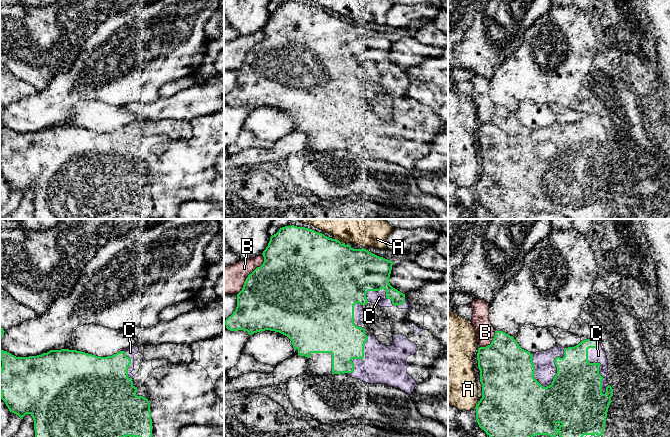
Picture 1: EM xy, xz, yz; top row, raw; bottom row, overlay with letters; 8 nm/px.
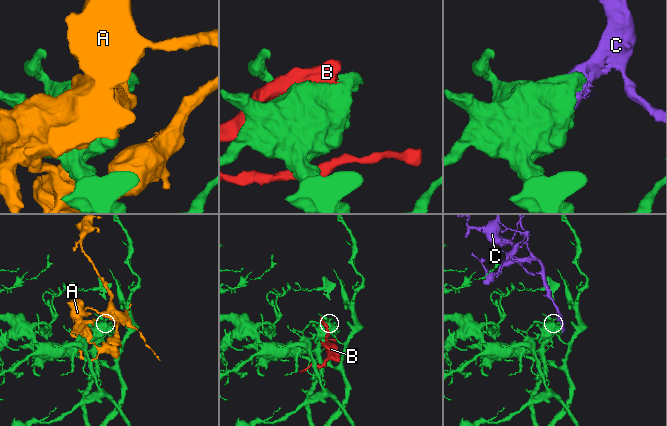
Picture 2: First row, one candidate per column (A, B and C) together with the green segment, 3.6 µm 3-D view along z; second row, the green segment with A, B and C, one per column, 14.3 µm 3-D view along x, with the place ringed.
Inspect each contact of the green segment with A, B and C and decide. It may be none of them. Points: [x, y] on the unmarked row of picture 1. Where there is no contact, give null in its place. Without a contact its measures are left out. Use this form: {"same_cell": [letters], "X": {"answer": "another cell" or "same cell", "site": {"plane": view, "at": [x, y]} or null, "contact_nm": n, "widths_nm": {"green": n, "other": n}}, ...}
{"same_cell": ["C"], "A": {"answer": "another cell", "site": {"plane": "yz", "at": [477, 180]}, "contact_nm": 70, "widths_nm": {"green": 480, "other": 340}}, "B": {"answer": "another cell", "site": {"plane": "xz", "at": [251, 49]}, "contact_nm": 380, "widths_nm": {"green": 500, "other": 220}}, "C": {"answer": "same cell", "site": {"plane": "yz", "at": [598, 139]}, "contact_nm": 420, "widths_nm": {"green": 400, "other": 120}}}

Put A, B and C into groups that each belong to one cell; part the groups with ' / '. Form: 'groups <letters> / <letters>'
groups A / B / C

